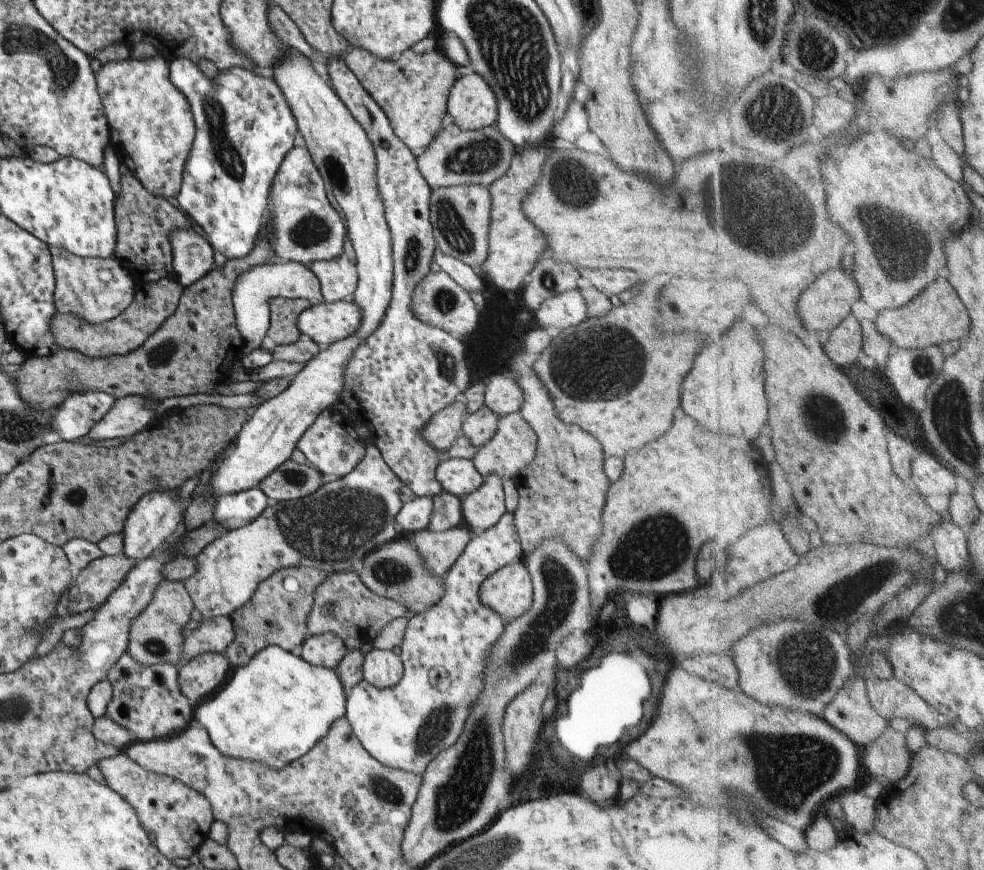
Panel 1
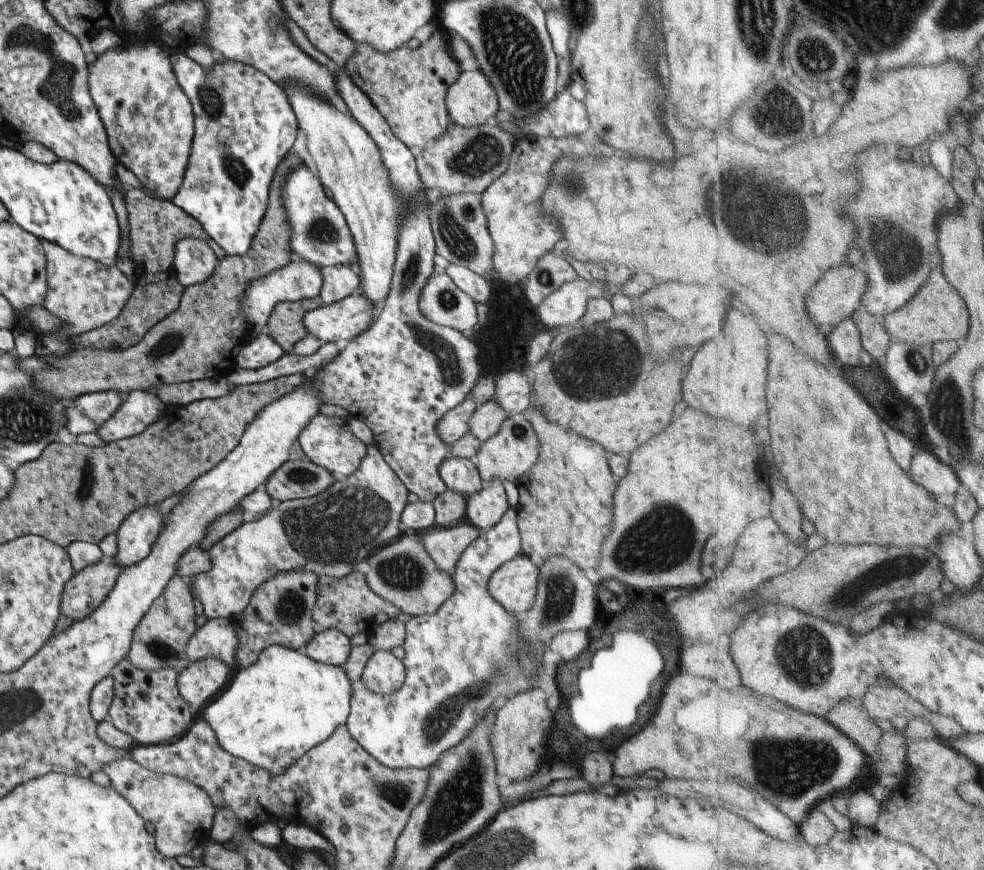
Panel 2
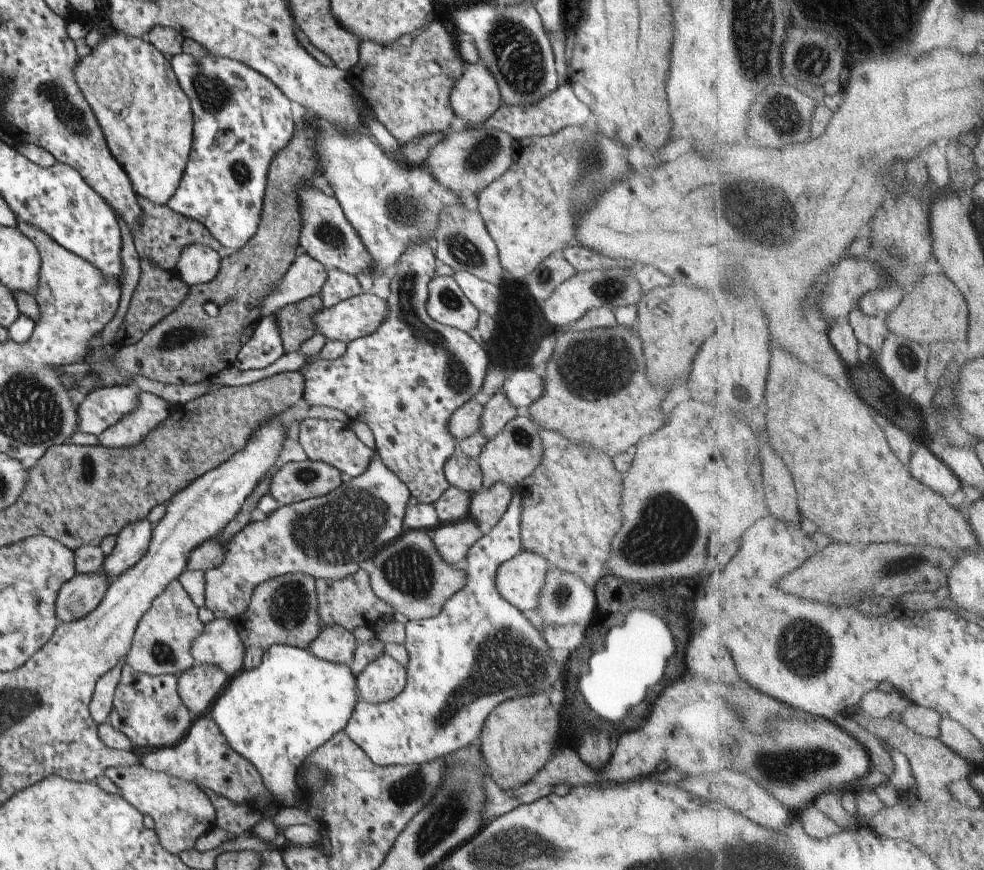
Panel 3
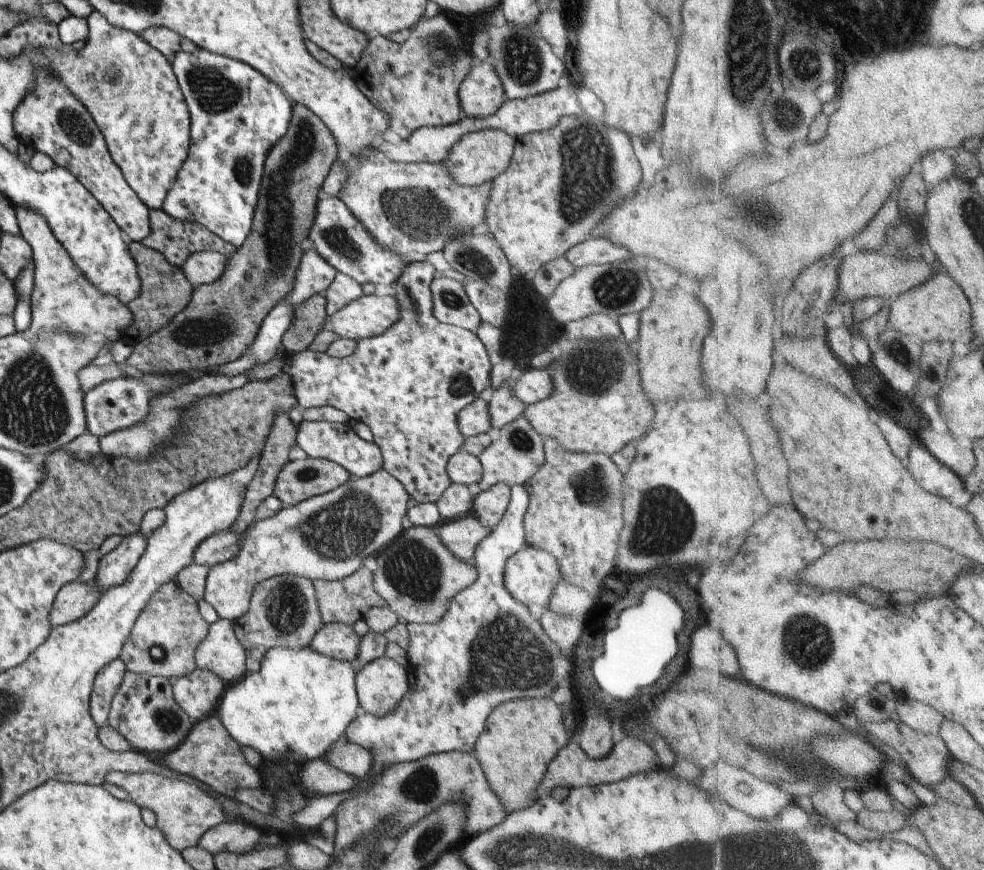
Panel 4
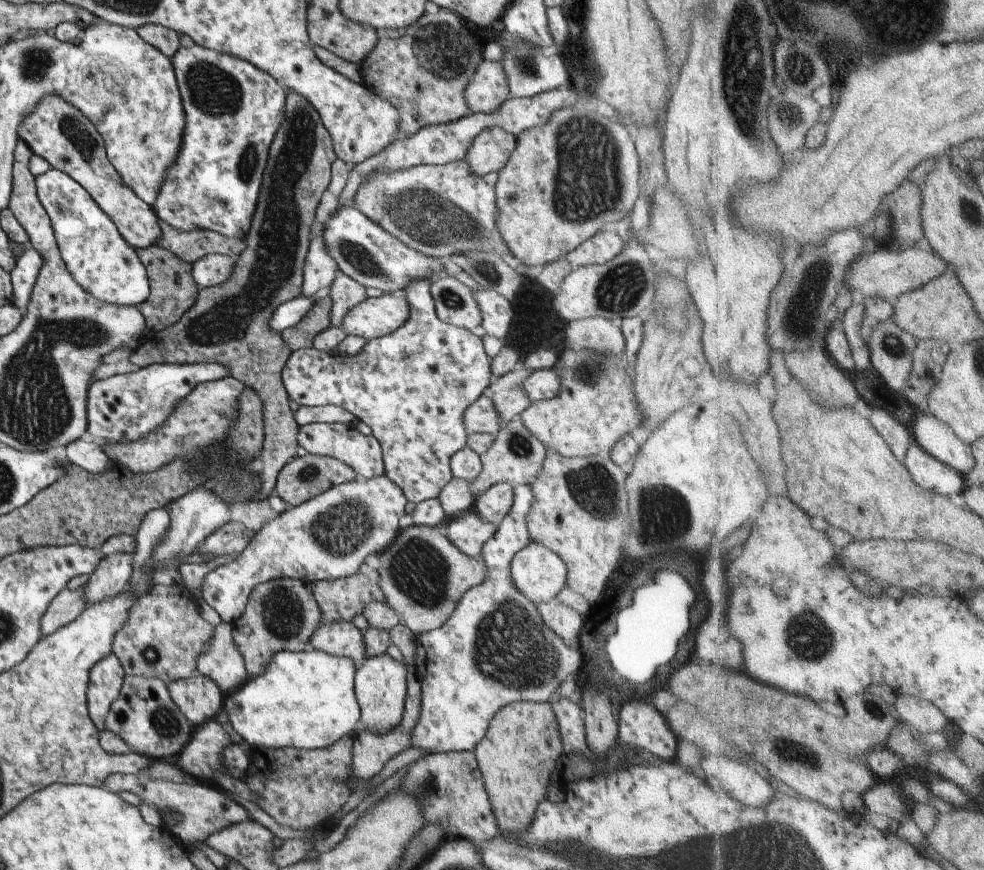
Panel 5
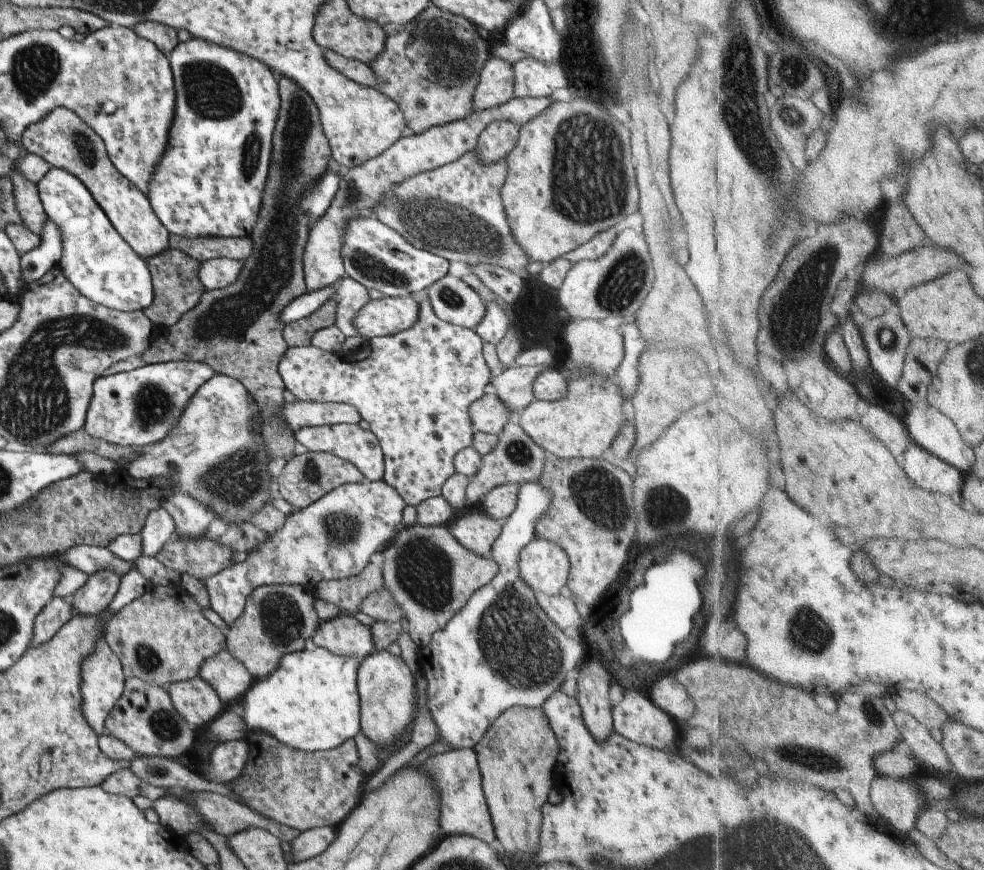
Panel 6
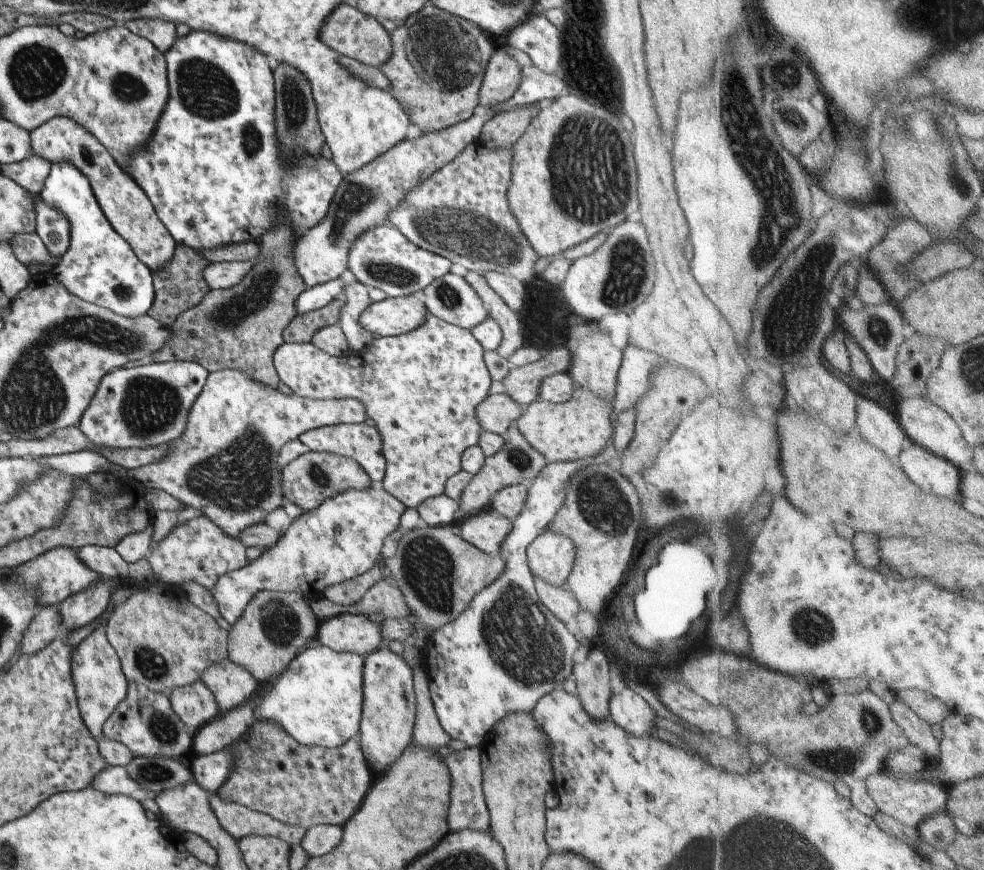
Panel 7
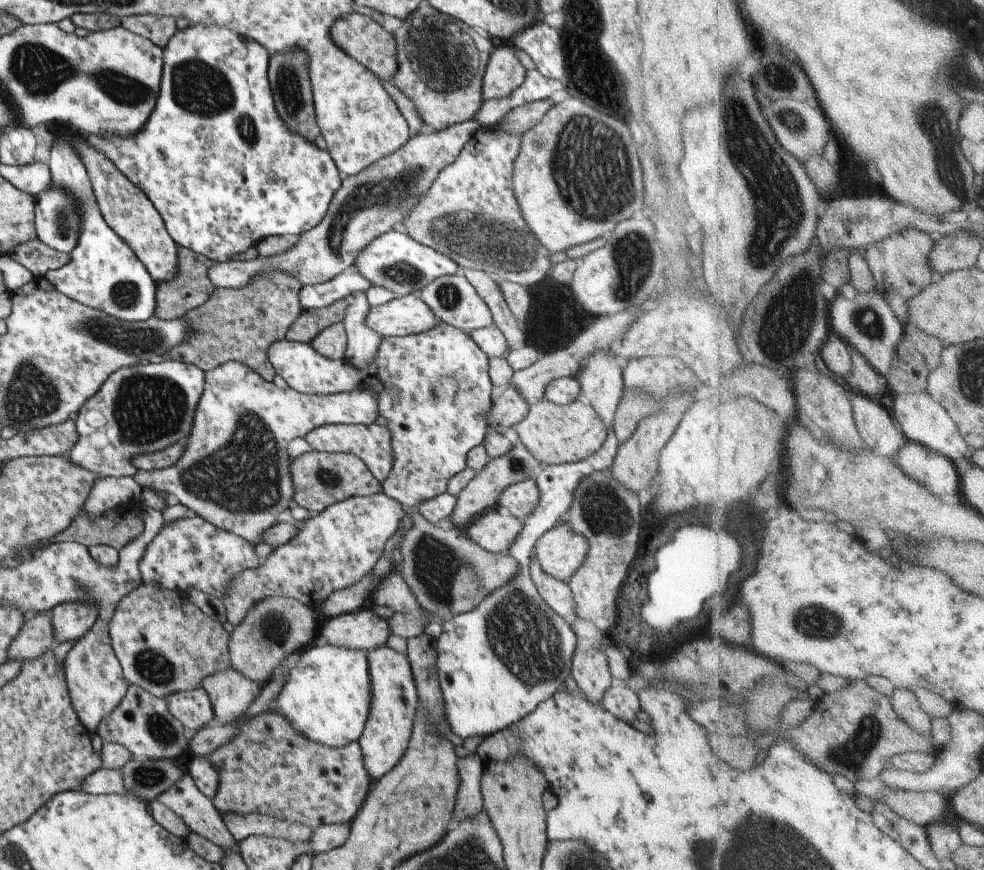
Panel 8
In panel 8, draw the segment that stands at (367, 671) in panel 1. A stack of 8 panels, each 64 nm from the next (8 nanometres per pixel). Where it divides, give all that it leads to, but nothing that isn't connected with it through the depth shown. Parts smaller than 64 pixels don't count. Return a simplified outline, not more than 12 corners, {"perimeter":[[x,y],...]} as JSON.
{"perimeter":[[366,656],[372,696],[357,742],[374,782],[399,762],[417,698],[406,656]]}

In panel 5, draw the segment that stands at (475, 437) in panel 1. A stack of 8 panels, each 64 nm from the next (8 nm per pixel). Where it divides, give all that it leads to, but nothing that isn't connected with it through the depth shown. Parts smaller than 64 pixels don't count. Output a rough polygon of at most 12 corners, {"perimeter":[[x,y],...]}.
{"perimeter":[[519,365],[491,375],[490,399],[501,425],[530,403],[522,384],[533,370]]}

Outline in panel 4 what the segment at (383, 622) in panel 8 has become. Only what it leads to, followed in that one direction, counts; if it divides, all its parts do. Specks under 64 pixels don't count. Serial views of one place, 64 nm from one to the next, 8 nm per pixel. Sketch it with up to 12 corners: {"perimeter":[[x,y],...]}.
{"perimeter":[[322,624],[310,649],[352,664],[360,638],[352,626]]}

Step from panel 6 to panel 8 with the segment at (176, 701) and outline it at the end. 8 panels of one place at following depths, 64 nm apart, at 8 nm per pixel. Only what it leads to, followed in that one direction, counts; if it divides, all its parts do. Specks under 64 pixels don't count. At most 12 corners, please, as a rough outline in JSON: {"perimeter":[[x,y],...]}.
{"perimeter":[[201,686],[164,699],[187,734],[214,720]]}

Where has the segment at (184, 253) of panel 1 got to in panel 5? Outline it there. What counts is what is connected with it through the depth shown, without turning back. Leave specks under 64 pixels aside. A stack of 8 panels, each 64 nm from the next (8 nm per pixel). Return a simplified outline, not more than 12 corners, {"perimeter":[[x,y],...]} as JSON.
{"perimeter":[[218,254],[192,264],[199,289],[223,283],[235,260]]}

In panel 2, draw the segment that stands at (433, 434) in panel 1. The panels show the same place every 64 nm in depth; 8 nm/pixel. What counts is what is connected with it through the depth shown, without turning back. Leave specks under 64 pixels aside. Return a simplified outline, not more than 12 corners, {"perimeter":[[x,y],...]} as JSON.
{"perimeter":[[466,398],[438,421],[436,434],[453,445],[468,433],[476,404]]}

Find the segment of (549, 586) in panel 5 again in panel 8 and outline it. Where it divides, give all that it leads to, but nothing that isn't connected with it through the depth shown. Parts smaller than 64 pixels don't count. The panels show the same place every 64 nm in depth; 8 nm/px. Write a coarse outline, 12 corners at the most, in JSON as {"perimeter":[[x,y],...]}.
{"perimeter":[[560,521],[531,553],[566,582],[588,555],[588,540]]}

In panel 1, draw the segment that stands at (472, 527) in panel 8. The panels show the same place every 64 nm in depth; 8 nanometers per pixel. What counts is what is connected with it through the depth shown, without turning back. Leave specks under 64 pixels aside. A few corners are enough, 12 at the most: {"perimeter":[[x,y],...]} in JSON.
{"perimeter":[[461,524],[410,541],[443,580],[474,534]]}

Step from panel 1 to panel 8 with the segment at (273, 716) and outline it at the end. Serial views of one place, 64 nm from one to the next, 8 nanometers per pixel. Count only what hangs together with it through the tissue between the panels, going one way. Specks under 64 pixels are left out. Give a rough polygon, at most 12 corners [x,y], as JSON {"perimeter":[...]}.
{"perimeter":[[315,642],[270,709],[328,747],[355,742],[365,651]]}

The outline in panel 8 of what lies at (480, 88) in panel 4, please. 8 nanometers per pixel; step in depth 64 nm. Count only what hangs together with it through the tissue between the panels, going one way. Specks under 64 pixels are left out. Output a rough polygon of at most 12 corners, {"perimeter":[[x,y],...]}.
{"perimeter":[[494,45],[482,76],[482,102],[504,99],[526,70]]}

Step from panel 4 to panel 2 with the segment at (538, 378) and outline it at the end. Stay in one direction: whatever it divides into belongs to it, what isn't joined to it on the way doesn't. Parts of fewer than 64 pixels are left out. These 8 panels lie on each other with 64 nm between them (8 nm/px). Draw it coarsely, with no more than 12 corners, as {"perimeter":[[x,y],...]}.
{"perimeter":[[522,372],[495,377],[494,399],[508,415],[530,408],[532,386]]}

